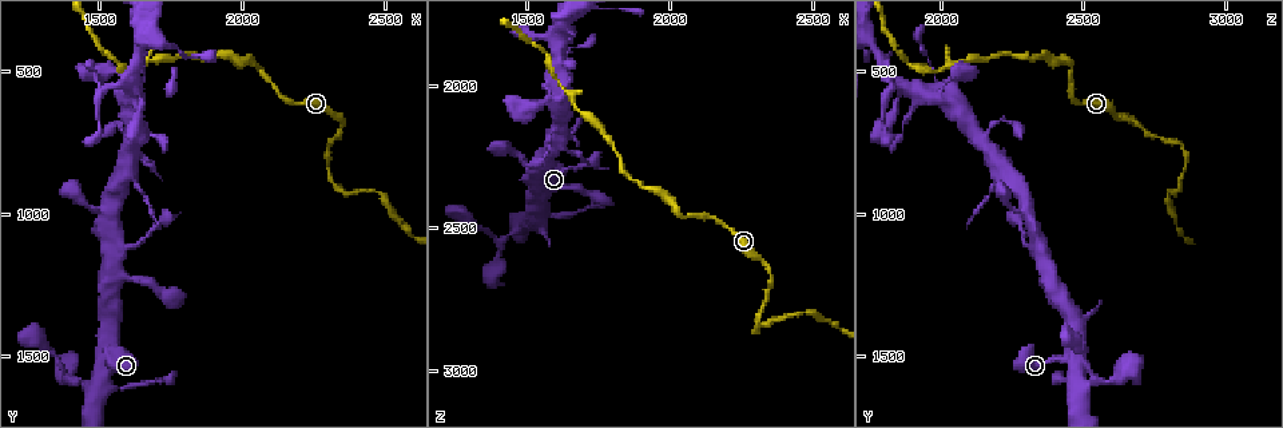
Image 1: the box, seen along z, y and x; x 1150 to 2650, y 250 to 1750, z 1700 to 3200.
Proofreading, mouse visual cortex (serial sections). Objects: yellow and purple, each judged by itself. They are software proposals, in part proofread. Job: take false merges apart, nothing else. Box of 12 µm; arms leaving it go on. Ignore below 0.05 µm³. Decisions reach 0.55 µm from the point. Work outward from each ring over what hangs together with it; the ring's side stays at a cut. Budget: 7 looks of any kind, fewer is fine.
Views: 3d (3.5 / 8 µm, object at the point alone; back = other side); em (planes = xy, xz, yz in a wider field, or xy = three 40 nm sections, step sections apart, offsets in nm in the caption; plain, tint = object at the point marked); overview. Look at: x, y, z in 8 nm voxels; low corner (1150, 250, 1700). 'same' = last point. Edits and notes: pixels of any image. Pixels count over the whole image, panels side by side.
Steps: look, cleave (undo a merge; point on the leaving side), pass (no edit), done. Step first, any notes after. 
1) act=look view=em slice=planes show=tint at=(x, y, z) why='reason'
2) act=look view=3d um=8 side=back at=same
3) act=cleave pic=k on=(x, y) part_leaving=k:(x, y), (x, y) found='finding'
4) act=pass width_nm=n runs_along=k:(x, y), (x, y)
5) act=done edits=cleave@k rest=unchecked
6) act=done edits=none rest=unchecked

act=look view=3d um=3.5 at=(2060, 470, 2450) why='sharp bend'

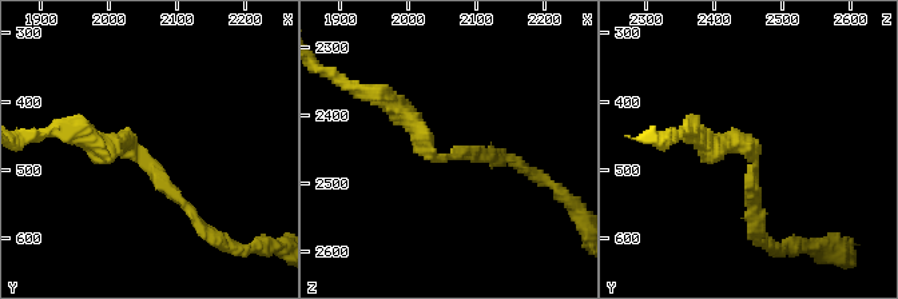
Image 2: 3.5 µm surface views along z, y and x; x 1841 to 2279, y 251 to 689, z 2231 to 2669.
act=look view=em slice=xy step=2 show=tint at=(2055, 475, 2465) arm_widths_nm=150,250 why='need the tissue'

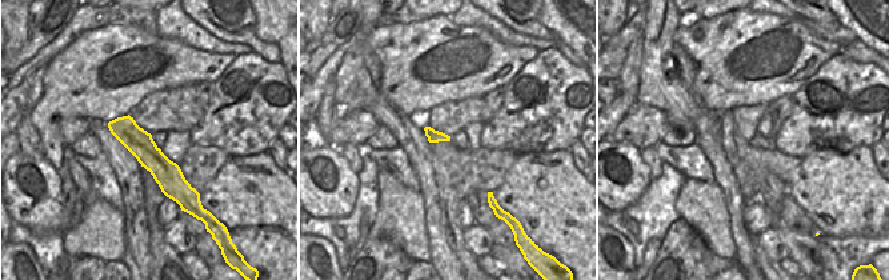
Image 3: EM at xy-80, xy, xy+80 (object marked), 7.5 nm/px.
act=pass runs_along=2:(198, 222), (144, 152), (87, 136) found='one cell here'

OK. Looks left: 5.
act=look view=3d um=3.5 side=back at=(1620, 500, 2000) why='thin neck'

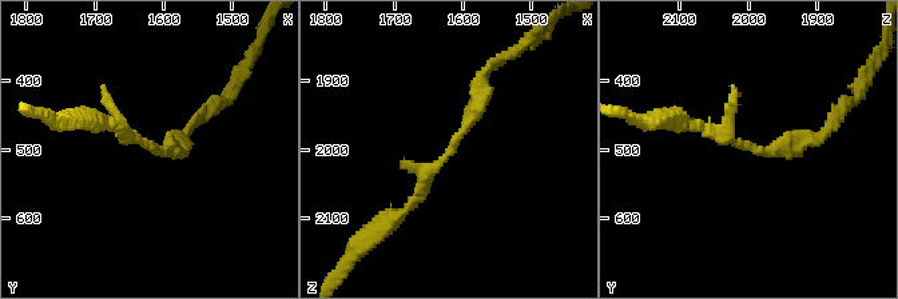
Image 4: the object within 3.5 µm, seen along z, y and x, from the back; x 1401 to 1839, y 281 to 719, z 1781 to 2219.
act=look view=em slice=xy step=1 show=tint at=(1620, 490, 2005)

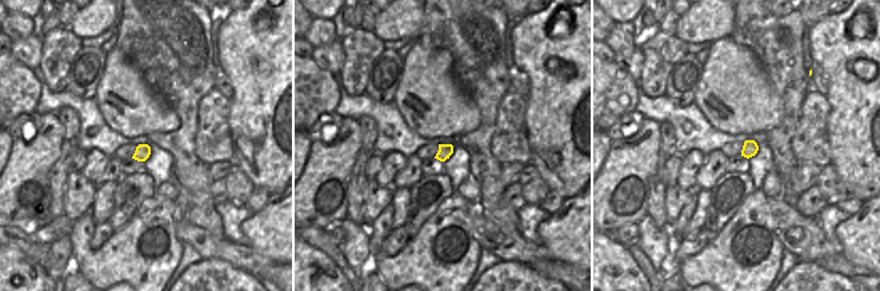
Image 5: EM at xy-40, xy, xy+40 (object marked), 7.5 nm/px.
act=look view=em slice=planes show=tint at=same why='another direction'

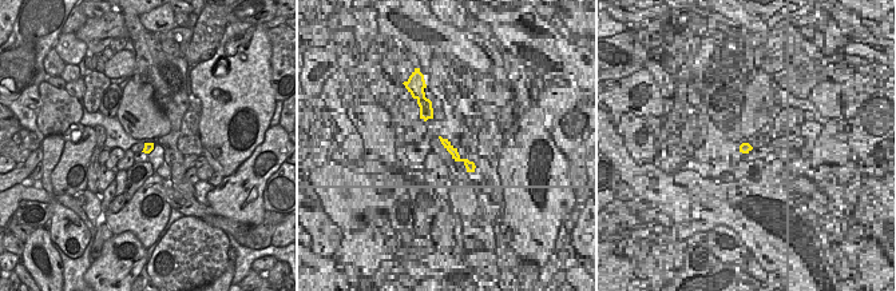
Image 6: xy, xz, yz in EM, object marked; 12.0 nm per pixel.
act=pass found='continuous, no second cell'

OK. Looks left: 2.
act=done edits=none rest=unchecked

